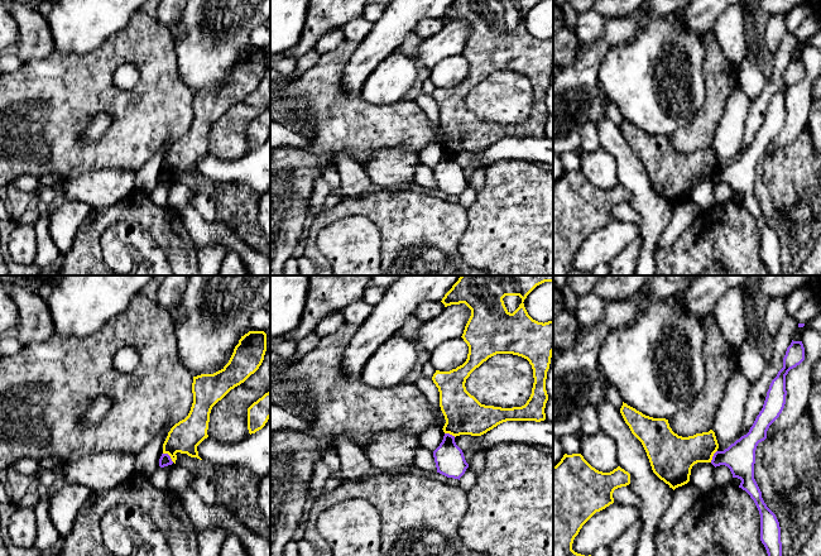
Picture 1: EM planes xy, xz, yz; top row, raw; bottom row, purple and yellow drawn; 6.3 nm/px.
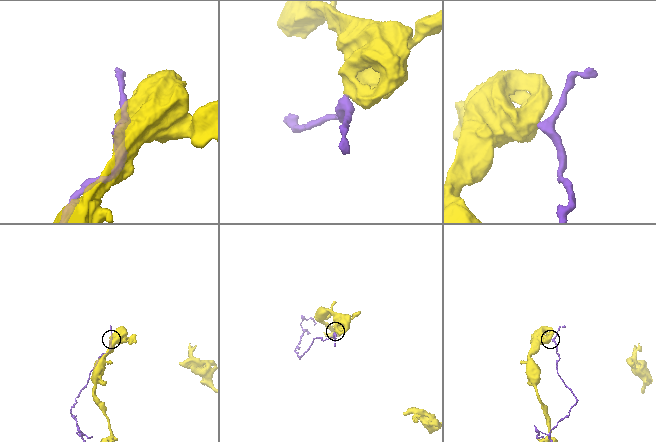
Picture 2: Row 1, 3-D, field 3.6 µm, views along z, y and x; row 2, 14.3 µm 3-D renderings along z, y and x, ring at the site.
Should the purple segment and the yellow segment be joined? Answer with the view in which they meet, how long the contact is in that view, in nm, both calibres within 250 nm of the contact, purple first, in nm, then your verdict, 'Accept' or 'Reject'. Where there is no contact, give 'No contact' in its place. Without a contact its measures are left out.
Touches purple in xy. Shared border 90 nm. Thickness 70 nm (purple) against 200 nm. Reject

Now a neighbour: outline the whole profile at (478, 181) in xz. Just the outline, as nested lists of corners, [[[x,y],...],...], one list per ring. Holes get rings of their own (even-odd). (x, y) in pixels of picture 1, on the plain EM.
[[[475,169],[472,177],[469,179],[471,187],[479,193],[485,186],[485,169]]]

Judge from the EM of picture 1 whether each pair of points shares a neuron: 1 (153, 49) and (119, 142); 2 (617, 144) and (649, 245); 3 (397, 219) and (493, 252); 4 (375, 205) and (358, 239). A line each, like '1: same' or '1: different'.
1: same
2: same
3: different
4: different

